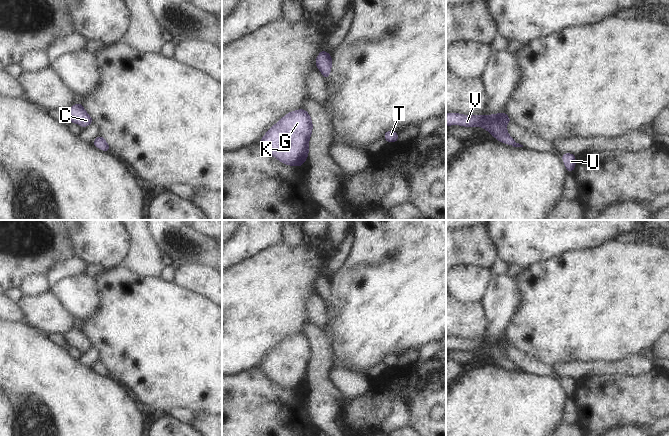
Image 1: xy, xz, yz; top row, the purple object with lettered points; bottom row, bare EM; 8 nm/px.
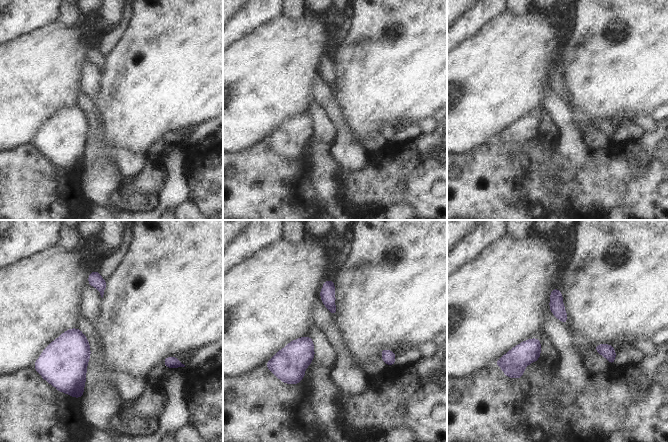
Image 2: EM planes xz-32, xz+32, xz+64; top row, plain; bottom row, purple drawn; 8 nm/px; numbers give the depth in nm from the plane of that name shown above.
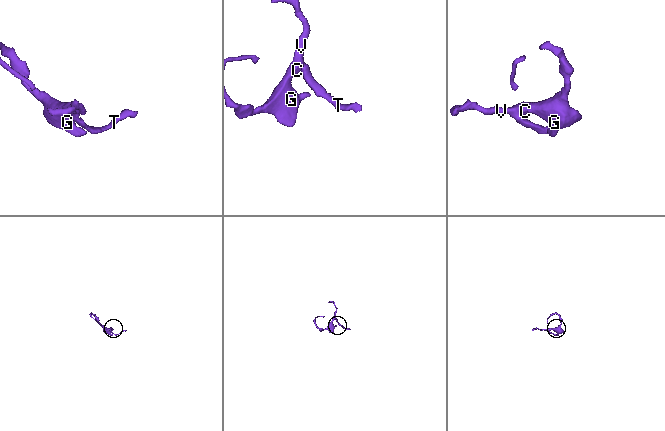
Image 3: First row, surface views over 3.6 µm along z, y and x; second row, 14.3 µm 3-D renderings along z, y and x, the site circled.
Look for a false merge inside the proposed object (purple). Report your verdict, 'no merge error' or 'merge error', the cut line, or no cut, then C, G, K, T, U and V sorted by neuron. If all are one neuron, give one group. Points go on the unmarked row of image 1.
no merge error | no cut | C G K T U V

